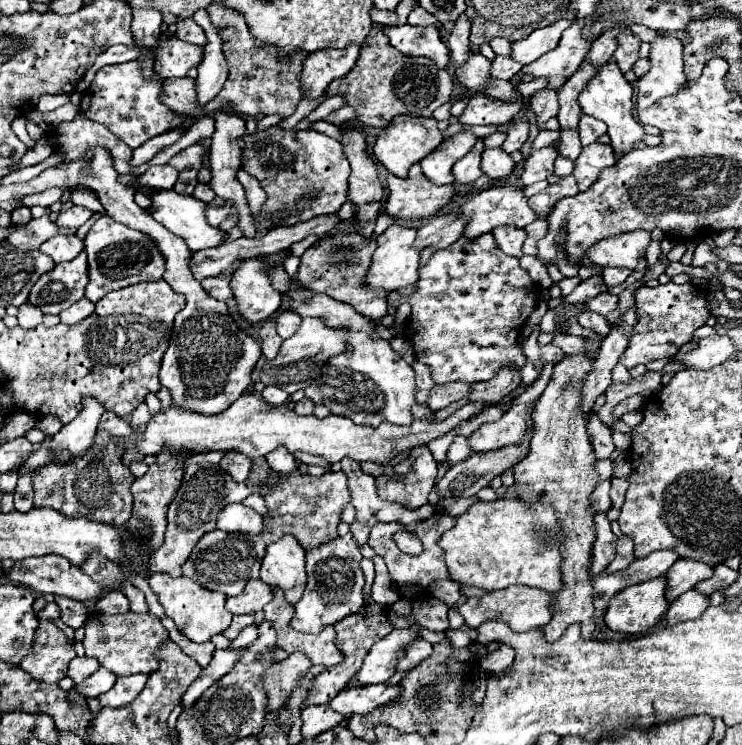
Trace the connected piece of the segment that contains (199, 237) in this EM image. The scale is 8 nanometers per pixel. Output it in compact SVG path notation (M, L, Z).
M175 190L151 194L153 198L153 218L161 222L169 232L183 238L191 252L199 252L203 248L217 248L225 242L227 232L209 226L205 218L205 202L177 194Z

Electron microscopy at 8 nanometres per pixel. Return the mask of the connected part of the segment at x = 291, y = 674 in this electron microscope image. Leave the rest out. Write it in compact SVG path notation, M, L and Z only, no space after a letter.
M301 652L289 654L285 660L271 664L261 674L261 684L267 694L267 710L273 712L289 700L289 694L297 682L297 678L311 668L311 662Z

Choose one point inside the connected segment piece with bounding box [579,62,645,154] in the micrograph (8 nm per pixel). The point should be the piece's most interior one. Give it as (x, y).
(609, 97)

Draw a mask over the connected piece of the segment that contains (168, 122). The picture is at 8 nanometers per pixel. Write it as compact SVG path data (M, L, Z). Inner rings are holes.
M137 60L115 66L103 66L95 74L87 92L83 94L81 114L85 114L93 122L103 124L107 130L115 134L117 140L125 142L129 148L137 148L149 138L159 136L169 128L177 126L179 116L159 102L159 94L161 78L155 76L155 80L145 80Z

